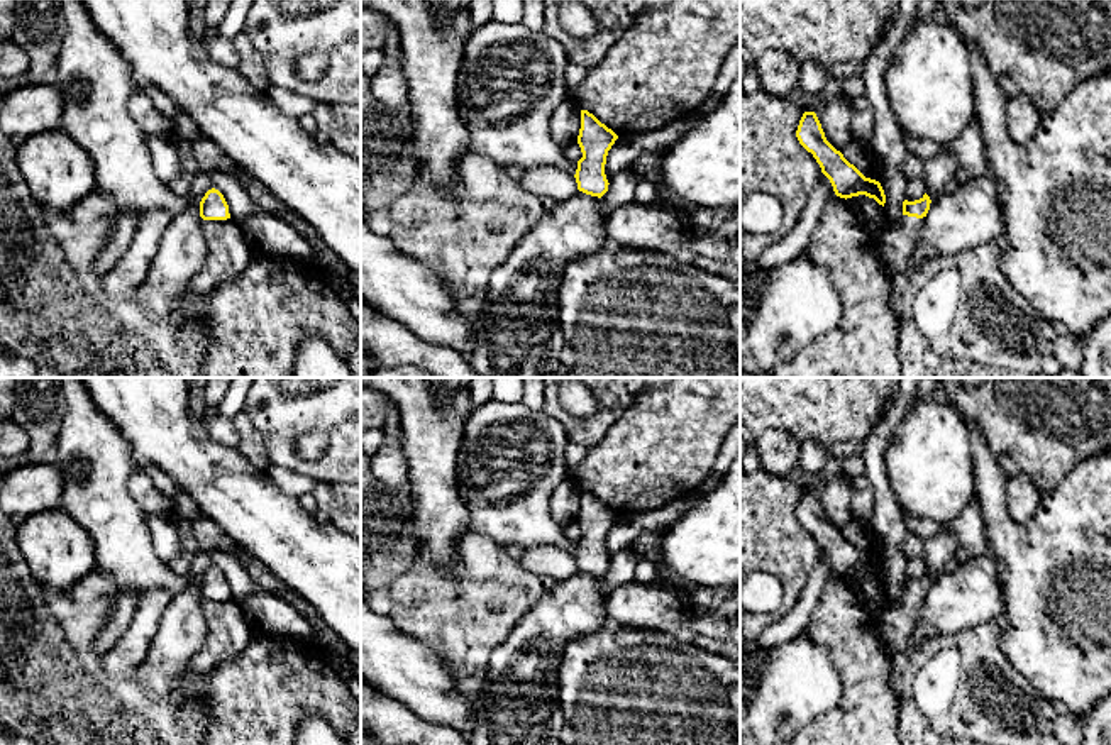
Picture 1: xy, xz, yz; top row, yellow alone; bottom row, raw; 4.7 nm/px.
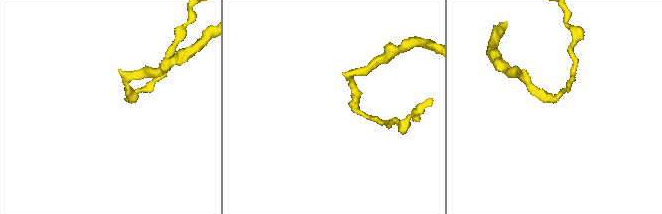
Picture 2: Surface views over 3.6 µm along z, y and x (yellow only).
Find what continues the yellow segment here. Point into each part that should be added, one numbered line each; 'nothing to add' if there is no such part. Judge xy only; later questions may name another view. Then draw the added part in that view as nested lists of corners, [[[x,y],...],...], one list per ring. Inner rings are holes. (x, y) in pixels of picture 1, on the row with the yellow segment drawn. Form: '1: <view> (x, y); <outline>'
1: xy (182, 251); [[[185,210],[164,229],[158,252],[135,296],[154,320],[169,317],[180,295],[202,271],[207,256],[203,218]]]

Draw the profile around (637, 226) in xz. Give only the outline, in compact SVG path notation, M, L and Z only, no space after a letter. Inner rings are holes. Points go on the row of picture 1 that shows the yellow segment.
M625 203L606 217L608 247L633 247L683 256L684 242L693 235L688 217L677 210Z

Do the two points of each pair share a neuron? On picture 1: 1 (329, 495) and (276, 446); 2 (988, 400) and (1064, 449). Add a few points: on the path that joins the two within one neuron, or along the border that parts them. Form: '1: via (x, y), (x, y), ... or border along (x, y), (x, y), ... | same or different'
1: border along (317, 481), (342, 485) | different
2: via (1006, 413), (1027, 434), (1045, 434) | same

